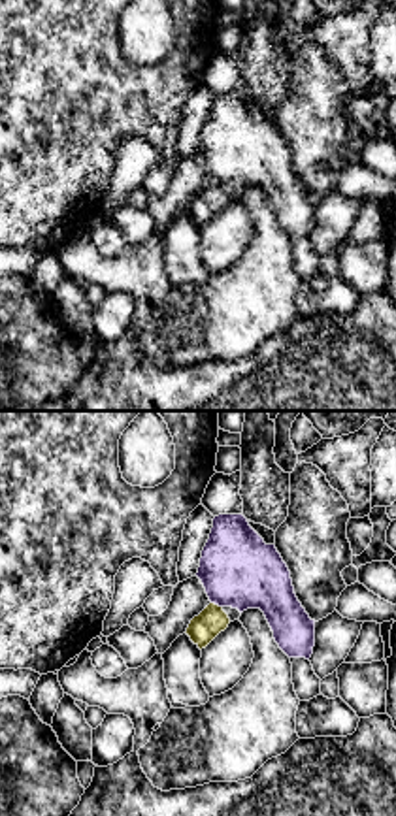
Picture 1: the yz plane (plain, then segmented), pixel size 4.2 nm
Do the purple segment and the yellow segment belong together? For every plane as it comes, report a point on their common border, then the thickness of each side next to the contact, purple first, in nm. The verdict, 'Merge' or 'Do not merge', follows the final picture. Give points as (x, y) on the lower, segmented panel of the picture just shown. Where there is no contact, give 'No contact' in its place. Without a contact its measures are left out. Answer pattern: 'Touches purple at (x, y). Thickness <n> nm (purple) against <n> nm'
Touches purple at (217, 603). Thickness 320 nm (purple) against 120 nm

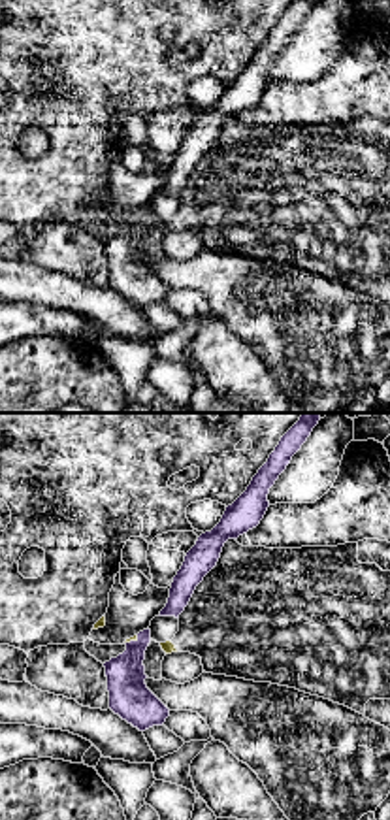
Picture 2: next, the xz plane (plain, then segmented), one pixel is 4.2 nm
Touches purple at (130, 641). Thickness 180 nm (purple) against 20 nm

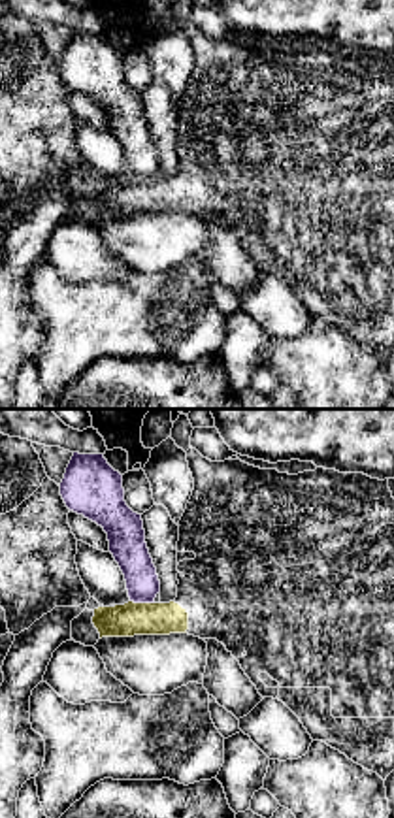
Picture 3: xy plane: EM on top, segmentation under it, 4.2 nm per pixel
Touches purple at (142, 602). Thickness 150 nm (purple) against 140 nm

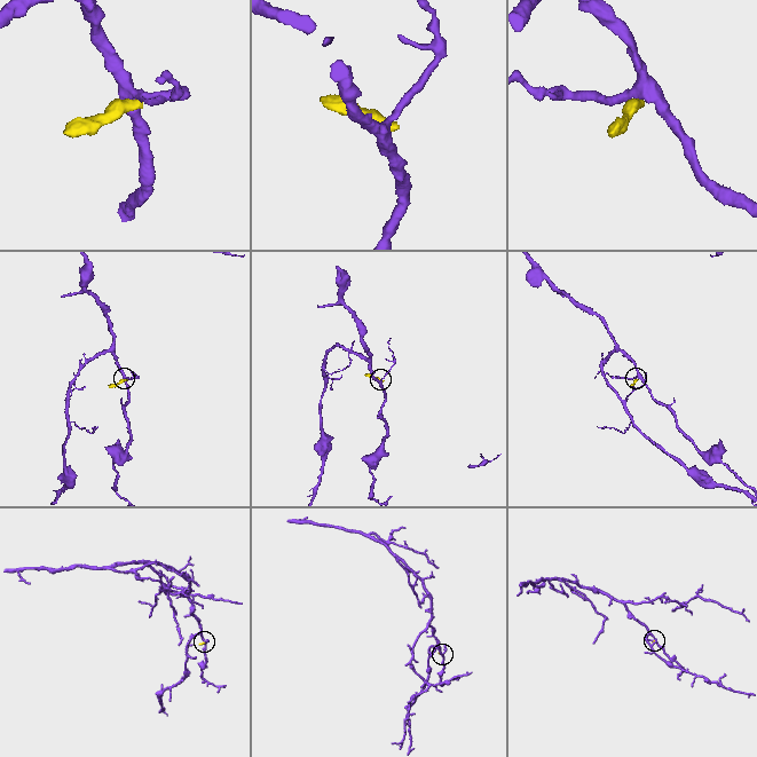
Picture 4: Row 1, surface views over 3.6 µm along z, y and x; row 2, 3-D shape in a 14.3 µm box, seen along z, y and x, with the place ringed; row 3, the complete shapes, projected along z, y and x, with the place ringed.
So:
Do not merge

